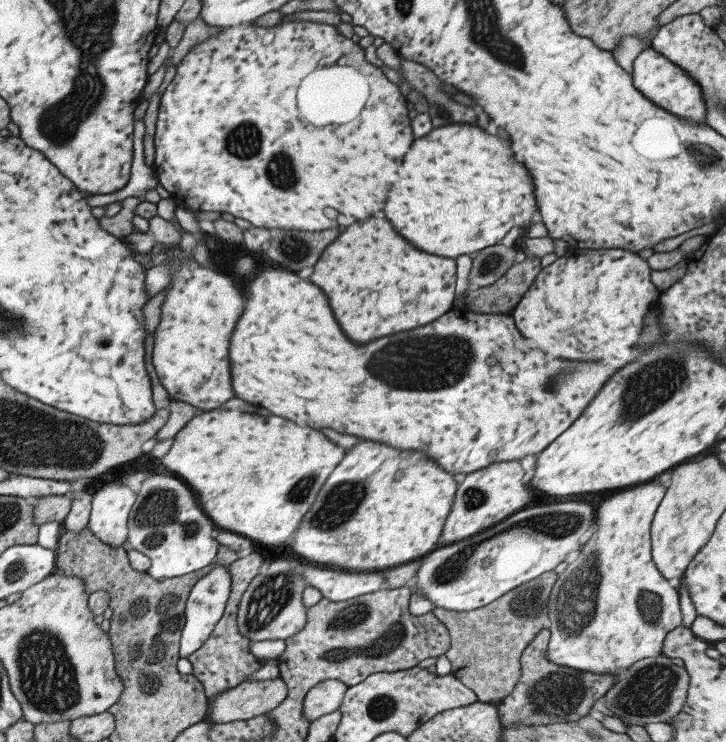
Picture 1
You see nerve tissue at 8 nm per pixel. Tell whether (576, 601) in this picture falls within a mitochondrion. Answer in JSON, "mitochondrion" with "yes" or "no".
{"mitochondrion":"yes"}

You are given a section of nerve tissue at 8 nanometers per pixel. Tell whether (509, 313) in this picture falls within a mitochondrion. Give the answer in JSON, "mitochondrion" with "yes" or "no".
{"mitochondrion":"no"}

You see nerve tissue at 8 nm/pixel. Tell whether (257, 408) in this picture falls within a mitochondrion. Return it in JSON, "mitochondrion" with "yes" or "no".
{"mitochondrion":"no"}

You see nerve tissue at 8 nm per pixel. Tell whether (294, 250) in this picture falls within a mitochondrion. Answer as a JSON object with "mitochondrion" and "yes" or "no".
{"mitochondrion":"yes"}

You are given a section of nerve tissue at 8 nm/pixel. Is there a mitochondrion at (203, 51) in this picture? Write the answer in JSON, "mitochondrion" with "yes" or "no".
{"mitochondrion":"no"}

